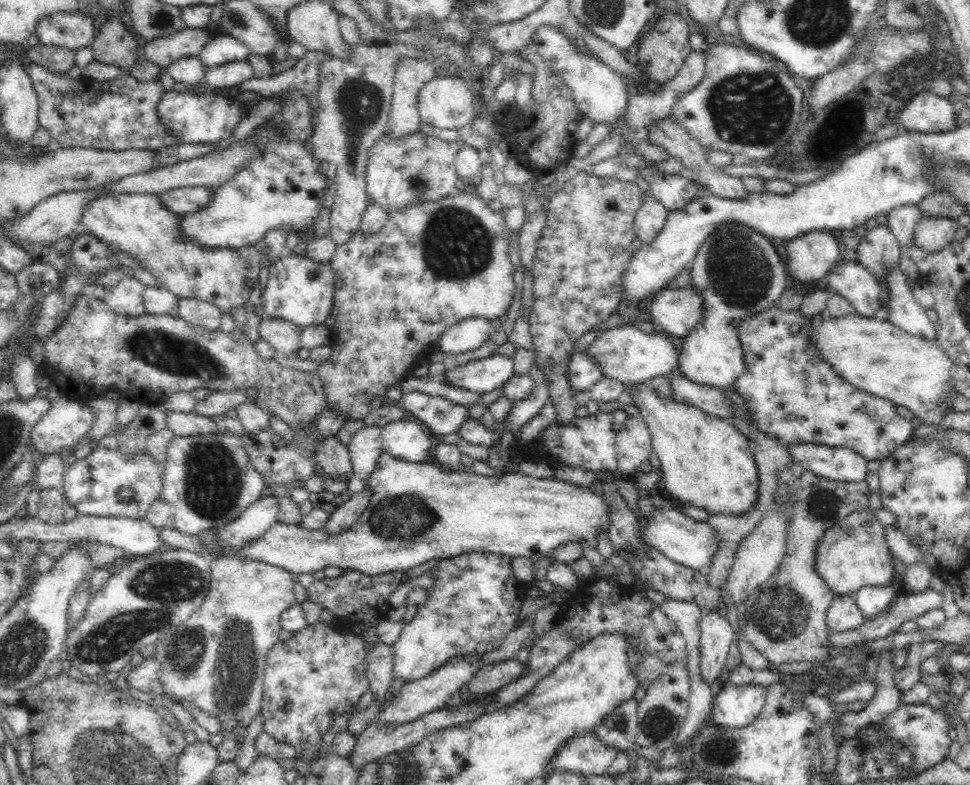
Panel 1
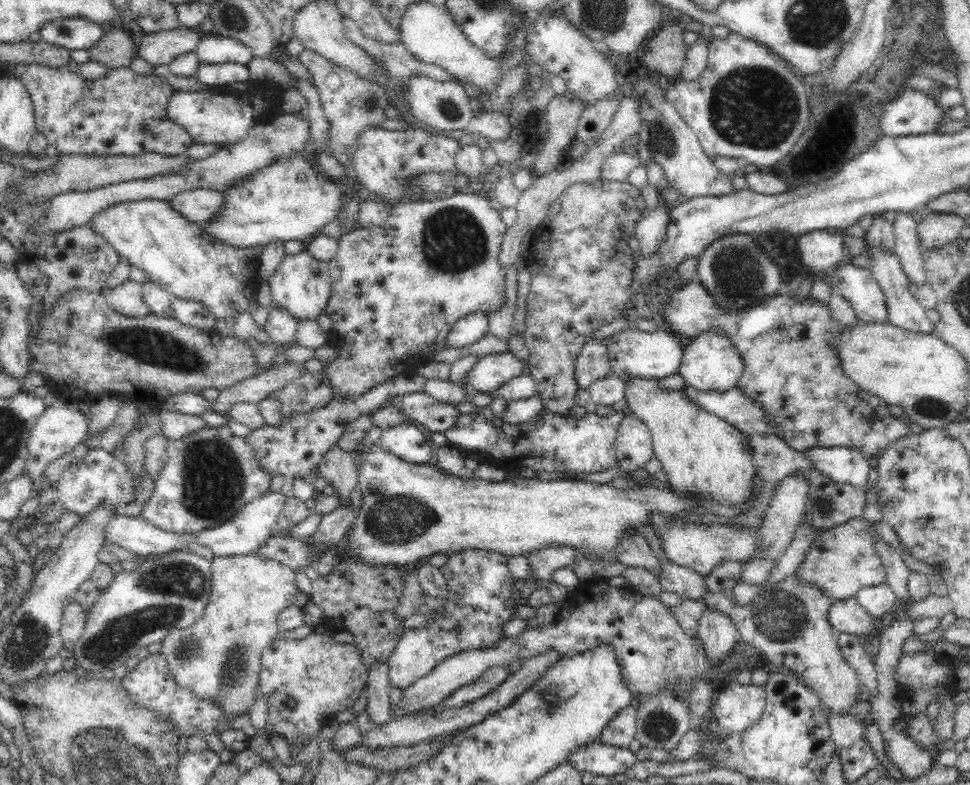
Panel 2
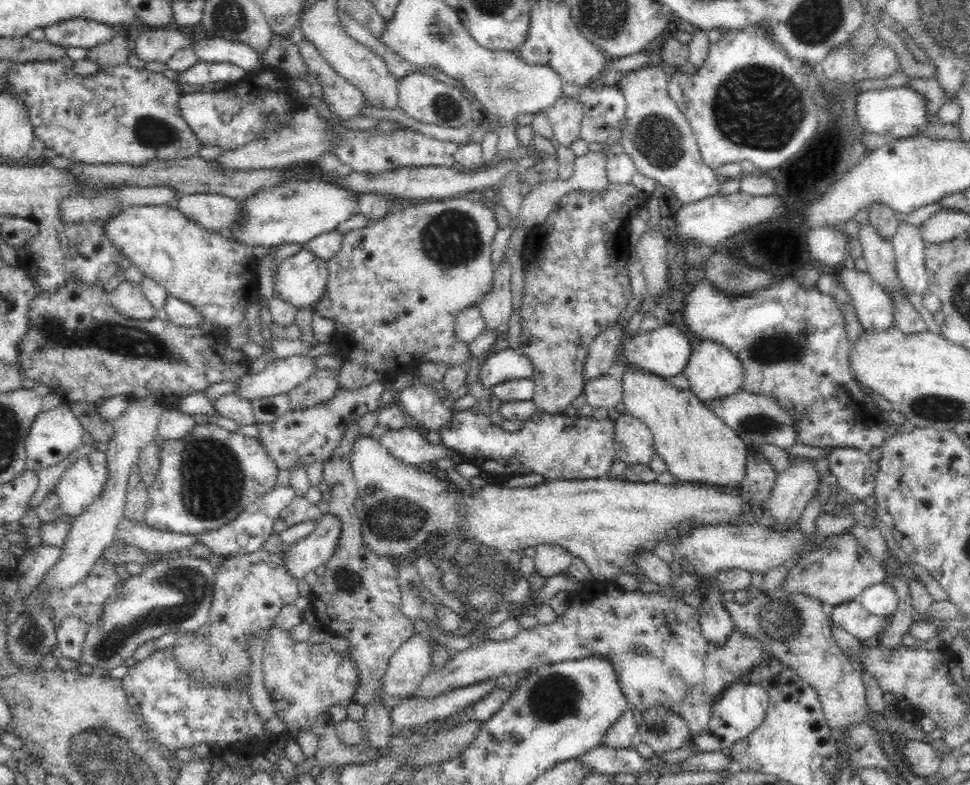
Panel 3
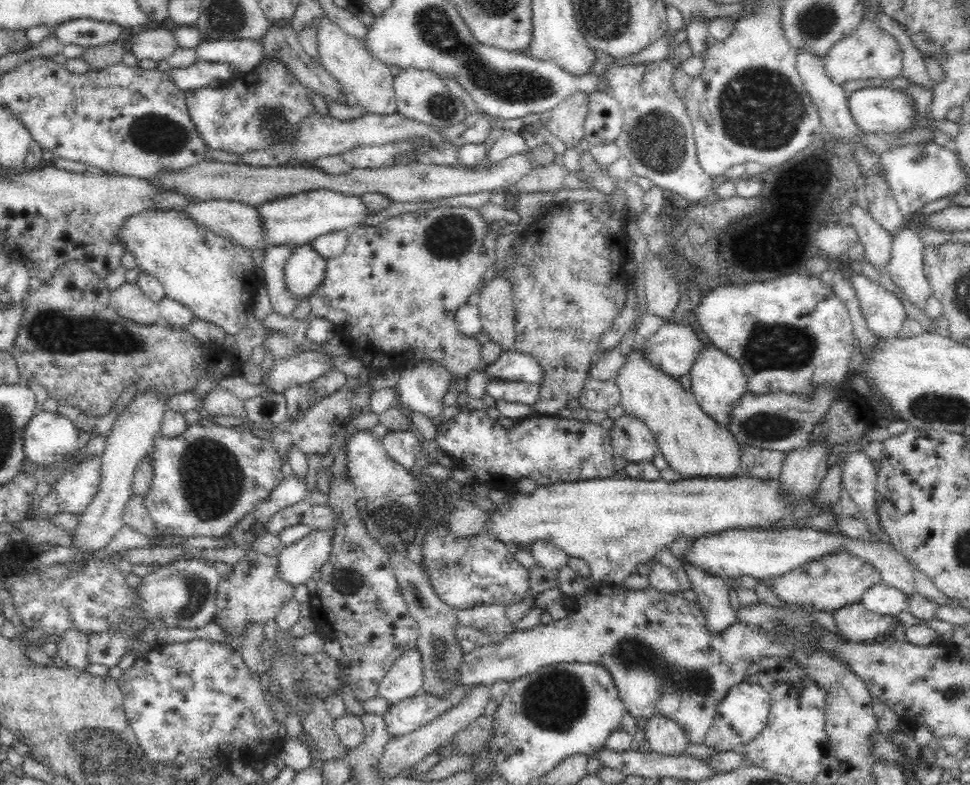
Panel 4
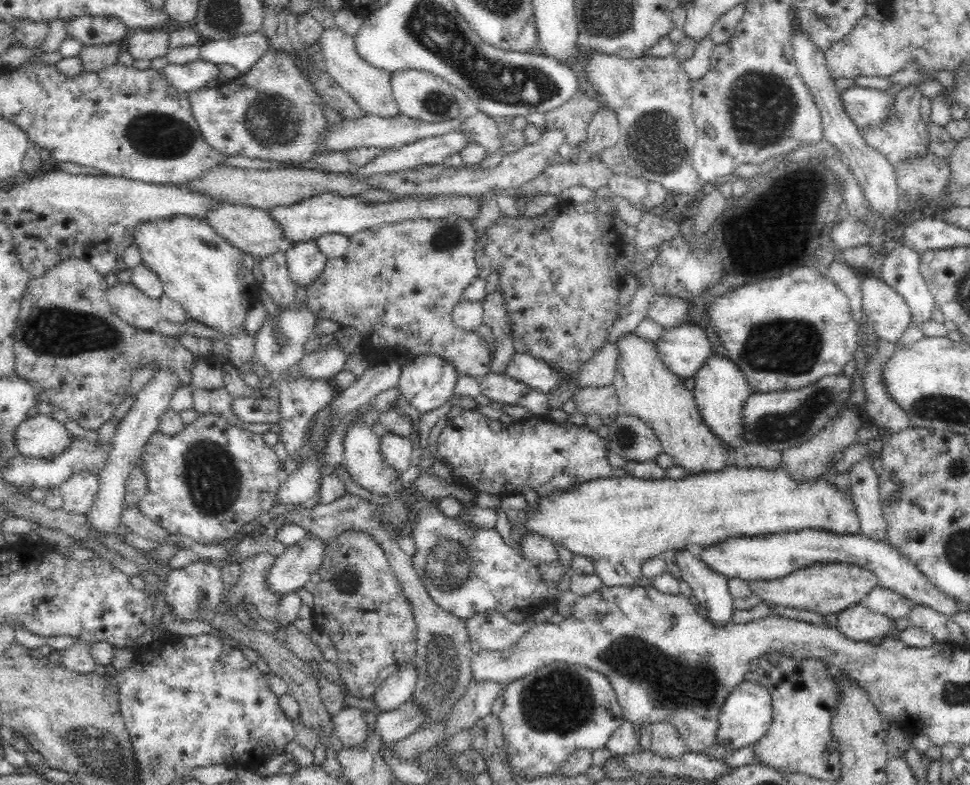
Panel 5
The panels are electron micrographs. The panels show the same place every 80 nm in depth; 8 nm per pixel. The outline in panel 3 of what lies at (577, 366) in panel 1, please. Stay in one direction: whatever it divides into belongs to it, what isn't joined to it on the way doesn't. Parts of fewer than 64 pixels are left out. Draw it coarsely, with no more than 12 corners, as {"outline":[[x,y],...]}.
{"outline":[[613,323],[590,344],[584,381],[608,375],[624,327]]}

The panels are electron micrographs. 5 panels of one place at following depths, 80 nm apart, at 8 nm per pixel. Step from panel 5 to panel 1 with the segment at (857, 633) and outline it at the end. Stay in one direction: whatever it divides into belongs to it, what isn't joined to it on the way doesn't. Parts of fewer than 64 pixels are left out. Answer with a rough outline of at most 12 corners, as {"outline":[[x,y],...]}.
{"outline":[[852,594],[835,595],[826,613],[834,633],[865,620]]}

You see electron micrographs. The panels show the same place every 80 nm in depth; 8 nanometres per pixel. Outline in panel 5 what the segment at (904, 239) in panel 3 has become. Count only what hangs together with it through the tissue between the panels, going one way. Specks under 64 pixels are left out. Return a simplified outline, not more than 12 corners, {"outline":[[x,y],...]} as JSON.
{"outline":[[897,244],[880,276],[904,297],[922,330],[936,304],[919,272],[920,256]]}

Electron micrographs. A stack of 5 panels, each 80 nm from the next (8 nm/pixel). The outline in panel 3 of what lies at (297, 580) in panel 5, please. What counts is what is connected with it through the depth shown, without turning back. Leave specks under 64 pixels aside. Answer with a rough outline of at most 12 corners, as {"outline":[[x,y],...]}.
{"outline":[[326,513],[284,547],[284,567],[303,579],[338,546],[340,519]]}

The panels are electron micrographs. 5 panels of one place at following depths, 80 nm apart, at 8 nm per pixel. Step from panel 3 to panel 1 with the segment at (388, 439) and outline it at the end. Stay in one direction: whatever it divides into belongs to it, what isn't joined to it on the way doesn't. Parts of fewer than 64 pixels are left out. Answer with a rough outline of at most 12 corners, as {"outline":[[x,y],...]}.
{"outline":[[418,422],[381,428],[382,450],[398,460],[429,463],[432,436]]}

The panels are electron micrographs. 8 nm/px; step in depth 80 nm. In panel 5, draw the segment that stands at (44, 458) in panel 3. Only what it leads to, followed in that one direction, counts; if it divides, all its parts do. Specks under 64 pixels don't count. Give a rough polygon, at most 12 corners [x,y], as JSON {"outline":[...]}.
{"outline":[[34,412],[14,428],[20,455],[54,458],[72,442],[62,423]]}

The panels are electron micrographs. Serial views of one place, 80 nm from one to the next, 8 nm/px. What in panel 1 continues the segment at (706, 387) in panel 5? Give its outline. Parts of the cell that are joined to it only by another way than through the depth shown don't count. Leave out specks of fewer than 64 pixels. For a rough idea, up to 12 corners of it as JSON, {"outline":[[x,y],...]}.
{"outline":[[724,224],[702,243],[691,284],[704,322],[678,368],[730,388],[745,369],[739,323],[782,296],[768,238]]}

